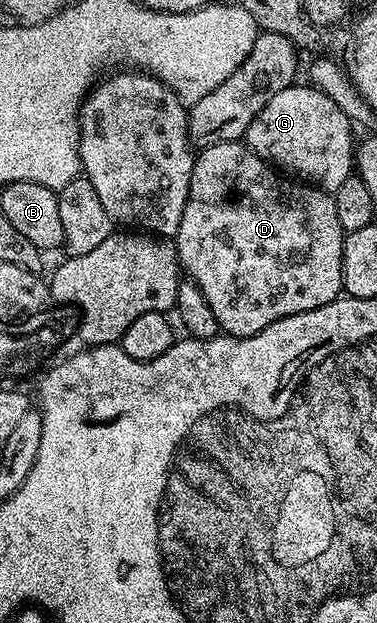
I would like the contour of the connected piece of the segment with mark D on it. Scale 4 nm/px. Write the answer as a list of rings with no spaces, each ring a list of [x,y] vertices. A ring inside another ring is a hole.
[[[243,140],[208,145],[195,158],[190,191],[174,244],[183,272],[205,295],[227,336],[261,333],[278,319],[314,311],[341,296],[345,231],[342,223],[338,223],[331,192],[281,175]]]

